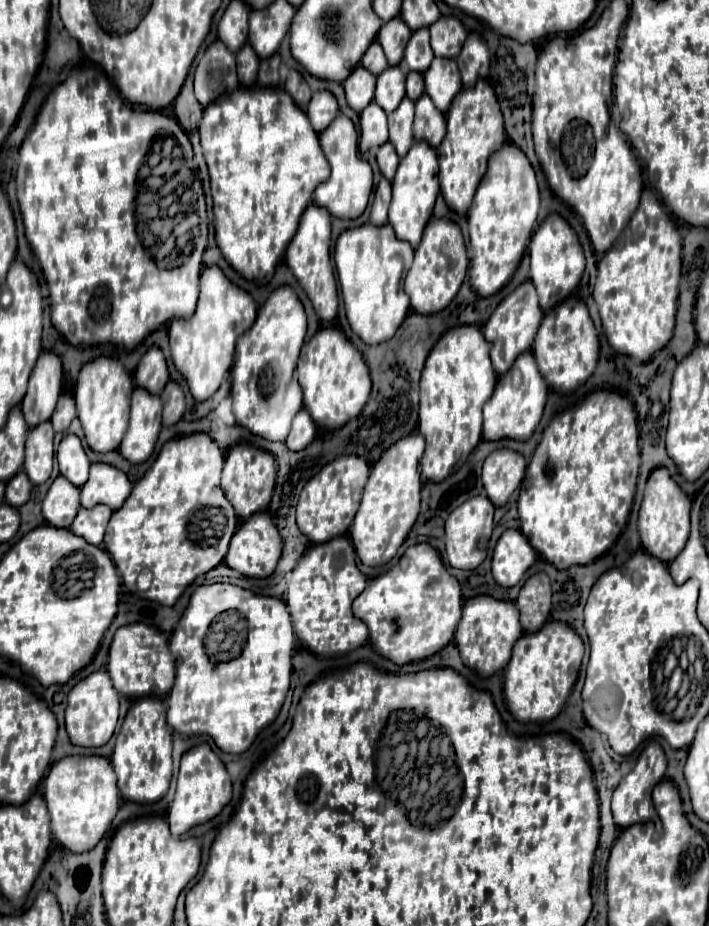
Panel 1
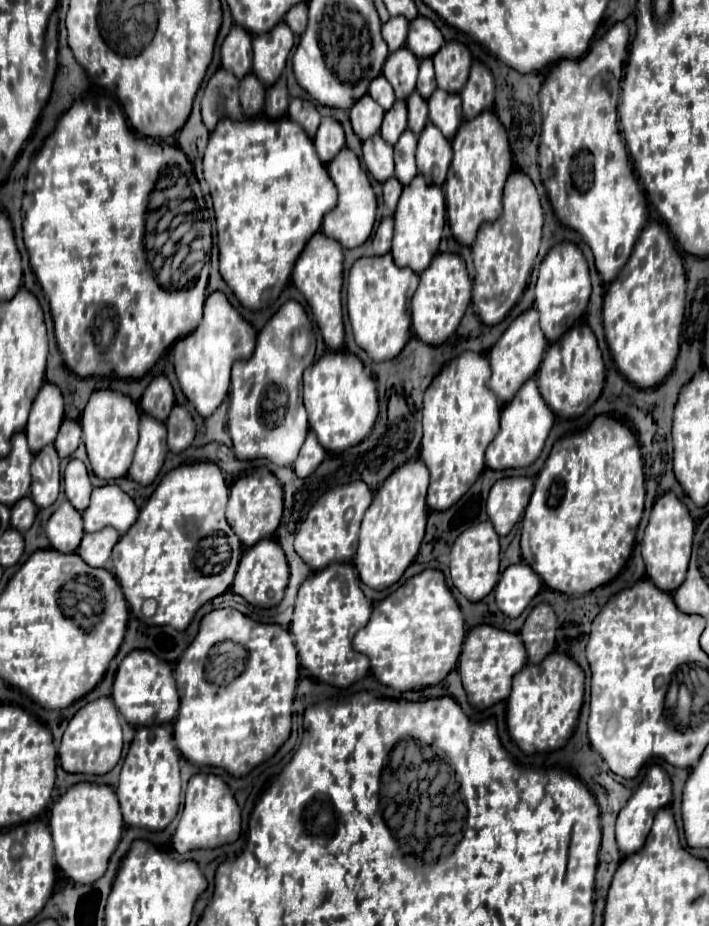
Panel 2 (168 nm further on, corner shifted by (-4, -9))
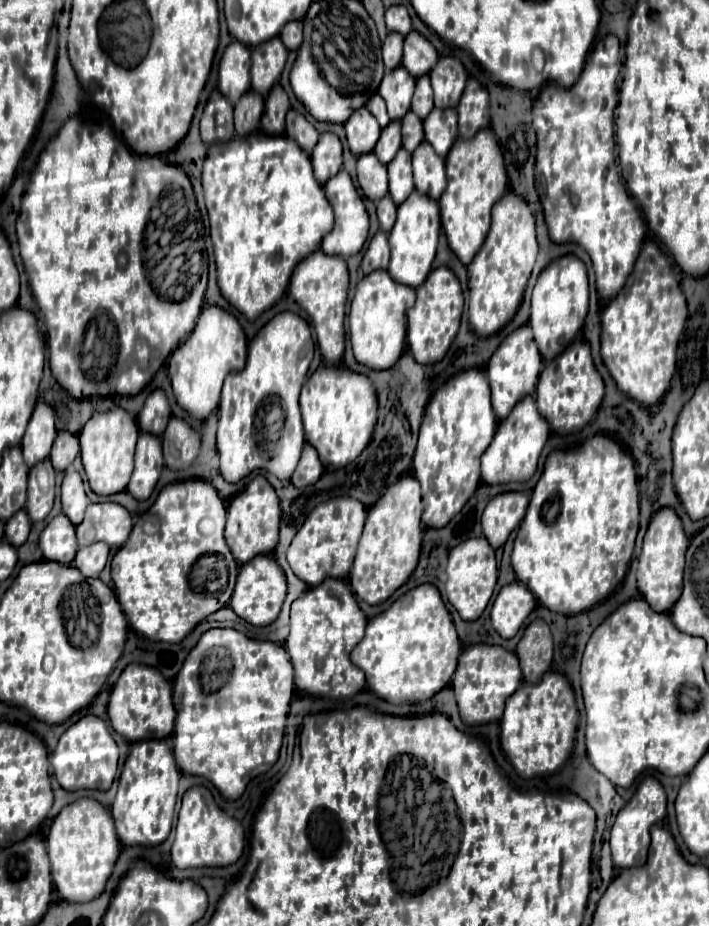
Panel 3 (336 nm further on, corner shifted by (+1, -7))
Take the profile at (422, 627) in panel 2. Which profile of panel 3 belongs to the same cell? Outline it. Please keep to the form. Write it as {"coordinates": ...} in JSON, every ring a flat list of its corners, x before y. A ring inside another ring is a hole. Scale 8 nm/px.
{"coordinates":[[424,583,398,597,384,613,368,621,366,635,352,649,350,659,366,673,368,687,380,699,420,703,450,683,460,651,462,645,440,591,432,583]]}

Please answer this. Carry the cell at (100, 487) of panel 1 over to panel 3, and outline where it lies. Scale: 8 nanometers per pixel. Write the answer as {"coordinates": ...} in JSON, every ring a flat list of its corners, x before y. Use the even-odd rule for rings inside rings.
{"coordinates":[[114,501,90,503,84,521,76,527,78,545,90,545,94,541,106,541,118,549,126,543,132,531,132,517,126,507]]}

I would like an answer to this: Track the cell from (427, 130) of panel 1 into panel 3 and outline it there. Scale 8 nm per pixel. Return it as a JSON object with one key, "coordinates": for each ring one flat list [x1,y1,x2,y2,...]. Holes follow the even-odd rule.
{"coordinates":[[422,141,412,153,412,165,416,189,438,199,446,189,446,161,434,153,428,141]]}

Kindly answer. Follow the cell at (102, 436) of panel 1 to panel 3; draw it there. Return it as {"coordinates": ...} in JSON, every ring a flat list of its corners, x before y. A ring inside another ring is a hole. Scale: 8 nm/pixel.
{"coordinates":[[120,407,104,411,104,413,94,413,86,421,82,431,78,433,78,439,82,447,80,455,86,469,86,477,94,493,112,495,126,489,130,481,130,473,134,469,134,447,136,447,138,433,140,429,138,429,136,419]]}

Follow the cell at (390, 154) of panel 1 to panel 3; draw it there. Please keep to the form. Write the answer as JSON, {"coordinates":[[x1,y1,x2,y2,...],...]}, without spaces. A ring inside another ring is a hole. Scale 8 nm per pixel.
{"coordinates":[[390,195,378,199,376,205,378,205,378,219,380,219,380,225,382,225,384,233,390,233,394,221,396,221,396,205,394,205,394,201,392,201]]}

